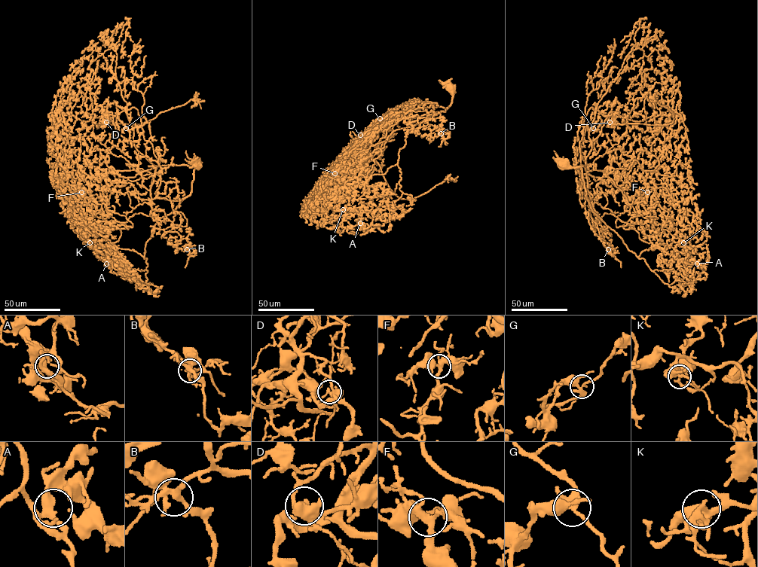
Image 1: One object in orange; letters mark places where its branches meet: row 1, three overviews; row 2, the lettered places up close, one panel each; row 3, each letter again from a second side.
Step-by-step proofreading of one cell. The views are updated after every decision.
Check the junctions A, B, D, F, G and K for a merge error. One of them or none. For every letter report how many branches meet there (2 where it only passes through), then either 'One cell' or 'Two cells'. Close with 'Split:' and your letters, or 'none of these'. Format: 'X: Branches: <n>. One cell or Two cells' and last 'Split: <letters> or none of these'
A: Branches: 4. One cell
B: Branches: 5. One cell
D: Branches: 5. Two cells
F: Branches: 4. One cell
G: Branches: 5. One cell
K: Branches: 4. One cell
Split: D

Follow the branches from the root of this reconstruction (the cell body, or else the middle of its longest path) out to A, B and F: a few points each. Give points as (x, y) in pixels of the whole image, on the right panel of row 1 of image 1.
A: (563, 165), (580, 168), (591, 210), (637, 256), (658, 245), (671, 260), (689, 262), (692, 258), (697, 263)
B: (563, 165), (580, 168), (586, 199), (592, 211), (607, 227), (598, 231), (608, 249)
F: (563, 165), (570, 167), (581, 165), (592, 177), (609, 177), (630, 204), (640, 194), (645, 199), (647, 192)

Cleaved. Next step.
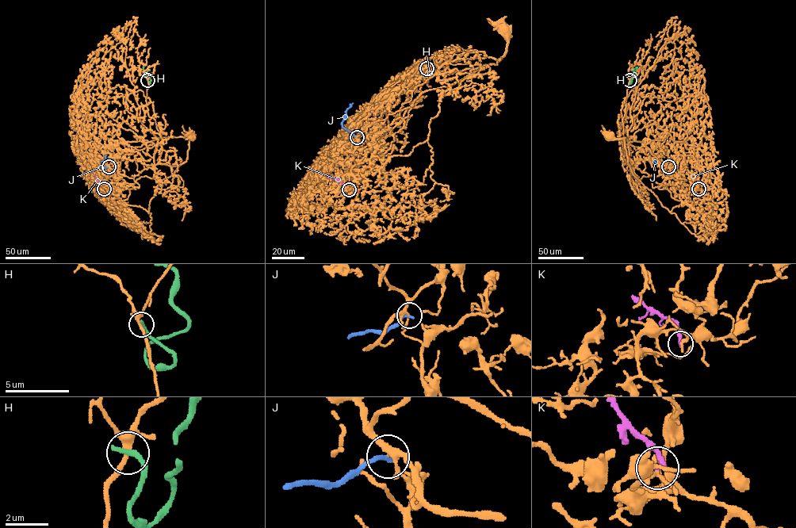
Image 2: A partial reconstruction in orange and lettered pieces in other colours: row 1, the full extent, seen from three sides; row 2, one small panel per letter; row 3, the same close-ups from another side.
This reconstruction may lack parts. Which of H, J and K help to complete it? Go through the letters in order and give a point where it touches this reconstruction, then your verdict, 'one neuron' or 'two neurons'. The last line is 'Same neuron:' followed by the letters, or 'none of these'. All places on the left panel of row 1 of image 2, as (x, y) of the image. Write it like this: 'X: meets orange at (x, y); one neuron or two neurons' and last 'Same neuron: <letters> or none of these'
H: meets orange at (147, 80); two neurons
J: meets orange at (109, 166); two neurons
K: meets orange at (104, 189); two neurons
Same neuron: none of these

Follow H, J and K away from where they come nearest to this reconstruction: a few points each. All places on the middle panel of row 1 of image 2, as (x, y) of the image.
H: (426, 68), (430, 68), (426, 71), (432, 71), (426, 78), (420, 74), (418, 82)
J: (357, 137), (342, 126), (346, 110), (353, 103)
K: (349, 189), (337, 179), (327, 177)

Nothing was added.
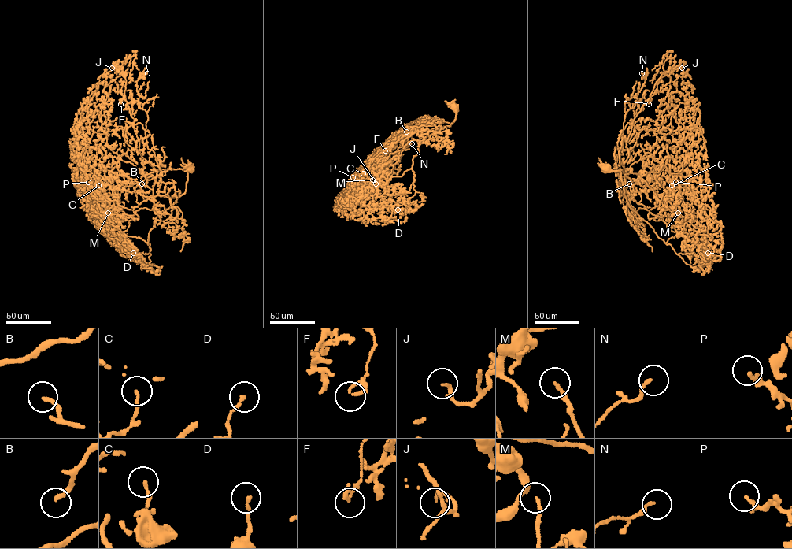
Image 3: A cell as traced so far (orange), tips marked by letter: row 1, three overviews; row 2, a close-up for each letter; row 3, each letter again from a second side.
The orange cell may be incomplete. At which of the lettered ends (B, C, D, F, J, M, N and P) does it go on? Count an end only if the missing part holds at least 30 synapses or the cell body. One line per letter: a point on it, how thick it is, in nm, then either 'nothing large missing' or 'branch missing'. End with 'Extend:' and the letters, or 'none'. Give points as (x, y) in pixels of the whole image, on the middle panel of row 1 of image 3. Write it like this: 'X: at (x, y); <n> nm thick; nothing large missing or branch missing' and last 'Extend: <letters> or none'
B: at (406, 131); 180 nm thick; branch missing
C: at (363, 173); 160 nm thick; nothing large missing
D: at (397, 209); 150 nm thick; nothing large missing
F: at (385, 150); 200 nm thick; nothing large missing
J: at (375, 183); 180 nm thick; nothing large missing
M: at (372, 179); 200 nm thick; branch missing
N: at (412, 143); 140 nm thick; nothing large missing
P: at (353, 177); 200 nm thick; nothing large missing
Extend: B, M

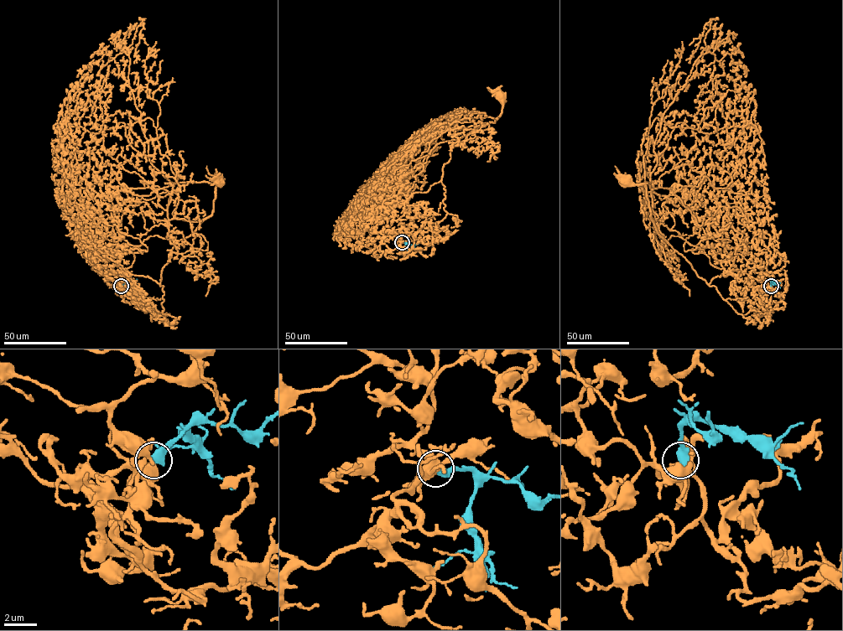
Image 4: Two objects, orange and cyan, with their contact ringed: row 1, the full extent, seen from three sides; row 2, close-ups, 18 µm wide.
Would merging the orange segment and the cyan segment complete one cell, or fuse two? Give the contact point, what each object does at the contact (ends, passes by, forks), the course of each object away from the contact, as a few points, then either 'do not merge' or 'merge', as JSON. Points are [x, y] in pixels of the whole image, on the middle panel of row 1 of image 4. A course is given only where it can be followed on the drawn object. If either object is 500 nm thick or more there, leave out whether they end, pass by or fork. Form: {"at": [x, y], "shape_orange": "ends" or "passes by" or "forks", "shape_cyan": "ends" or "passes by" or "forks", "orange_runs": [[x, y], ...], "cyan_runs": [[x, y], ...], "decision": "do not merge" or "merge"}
{"at": [402, 242], "orange_runs": [[402, 242], [411, 194], [439, 181], [455, 142], [495, 121], [501, 96]], "cyan_runs": [[402, 242], [410, 245], [418, 243]], "decision": "do not merge"}

